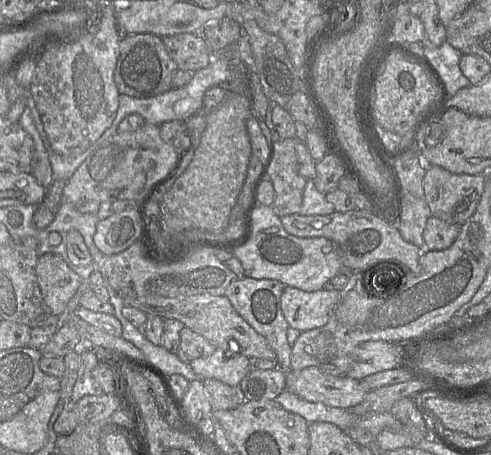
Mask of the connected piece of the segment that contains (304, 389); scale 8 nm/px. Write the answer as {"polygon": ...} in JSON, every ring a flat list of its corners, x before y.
{"polygon":[[316,366,286,373,286,389,310,402,338,408,352,408,369,392,360,380,347,375,333,376]]}

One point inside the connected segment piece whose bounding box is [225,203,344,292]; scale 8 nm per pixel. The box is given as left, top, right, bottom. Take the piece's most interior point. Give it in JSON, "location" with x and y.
{"location":[269,252]}

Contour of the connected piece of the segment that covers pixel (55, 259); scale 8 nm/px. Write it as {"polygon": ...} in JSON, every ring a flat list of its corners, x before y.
{"polygon":[[53,253,40,256,35,273,43,299,51,312,54,315,64,313,67,303,81,284,79,275,61,256]]}

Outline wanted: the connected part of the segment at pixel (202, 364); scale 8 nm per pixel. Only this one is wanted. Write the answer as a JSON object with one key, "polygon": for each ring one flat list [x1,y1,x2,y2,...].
{"polygon":[[216,348,210,356,196,358,189,364,198,379,213,378,230,386,238,386,249,372,248,357,226,357,221,348]]}

